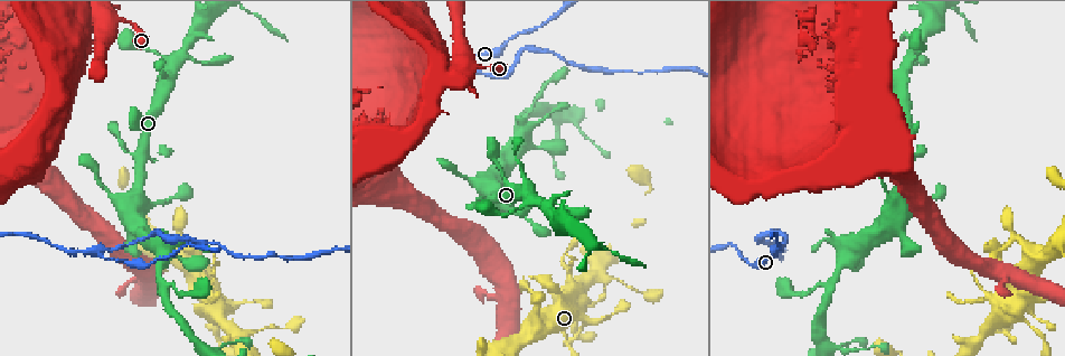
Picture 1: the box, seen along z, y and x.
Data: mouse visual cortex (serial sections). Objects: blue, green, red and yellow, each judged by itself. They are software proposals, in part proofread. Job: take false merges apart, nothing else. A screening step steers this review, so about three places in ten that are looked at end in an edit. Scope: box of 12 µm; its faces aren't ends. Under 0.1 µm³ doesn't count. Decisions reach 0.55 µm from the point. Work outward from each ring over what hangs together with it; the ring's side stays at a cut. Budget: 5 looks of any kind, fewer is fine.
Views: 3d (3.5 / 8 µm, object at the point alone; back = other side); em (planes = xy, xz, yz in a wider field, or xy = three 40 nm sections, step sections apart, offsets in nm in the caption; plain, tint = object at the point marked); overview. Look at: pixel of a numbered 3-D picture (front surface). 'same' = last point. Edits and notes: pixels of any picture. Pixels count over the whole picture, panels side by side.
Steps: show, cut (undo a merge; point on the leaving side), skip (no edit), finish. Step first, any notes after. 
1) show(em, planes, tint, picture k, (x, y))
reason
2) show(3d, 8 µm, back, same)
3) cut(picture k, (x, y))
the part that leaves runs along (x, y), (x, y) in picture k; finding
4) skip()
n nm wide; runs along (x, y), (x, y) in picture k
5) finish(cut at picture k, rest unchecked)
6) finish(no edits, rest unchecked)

show(3d, 3.5 µm, picture 1, (770, 252))
abrupt turn

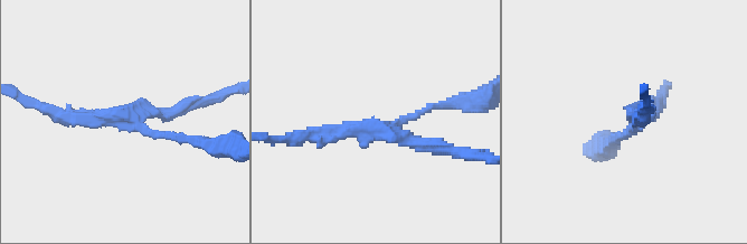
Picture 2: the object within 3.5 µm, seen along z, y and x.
show(em, xy, step 2, tint, picture 2, (134, 118))
3 arms; arms of 100, 150, 200 nm; shape alone is not enough

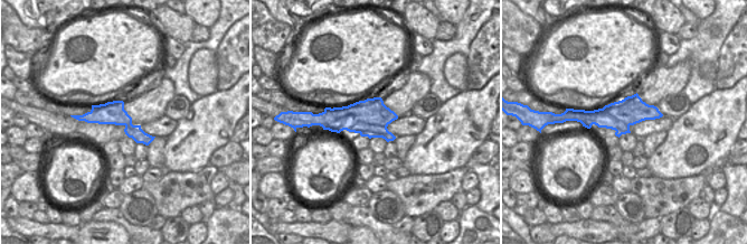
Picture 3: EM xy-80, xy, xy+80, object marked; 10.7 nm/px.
cut(picture 2, (178, 112))
the part that leaves runs along (135, 120), (232, 88) in picture 2; a second cell is stuck on

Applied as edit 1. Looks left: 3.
show(3d, 8 µm, picture 1, (174, 63))
small branch off a trunk

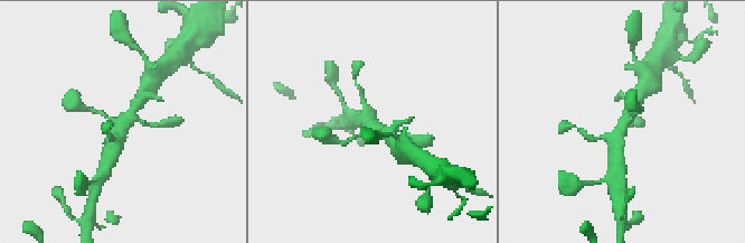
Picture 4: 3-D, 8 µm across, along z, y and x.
show(3d, 3.5 µm, picture 4, (623, 123))

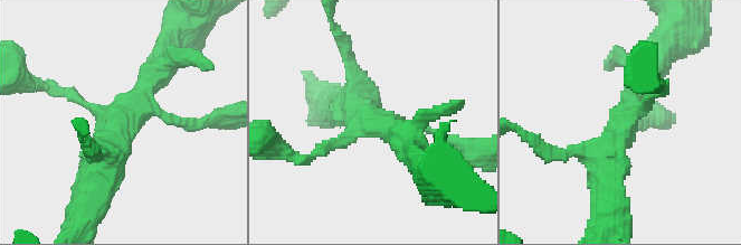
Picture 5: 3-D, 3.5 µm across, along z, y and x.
skip()
runs along (85, 189), (161, 66) in picture 5; continuous, no second cell

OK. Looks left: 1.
finish(cut at picture 2, rest unchecked)

